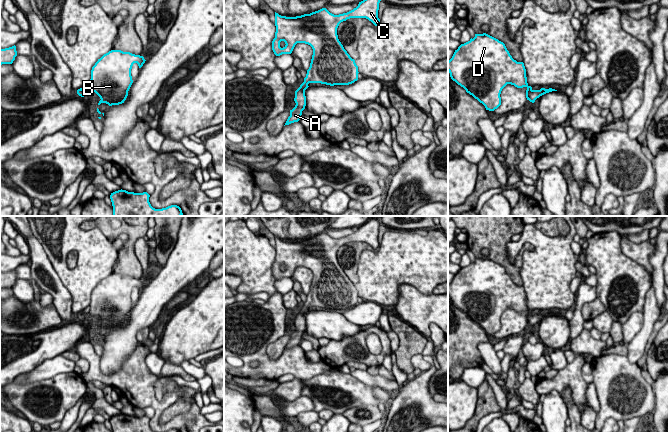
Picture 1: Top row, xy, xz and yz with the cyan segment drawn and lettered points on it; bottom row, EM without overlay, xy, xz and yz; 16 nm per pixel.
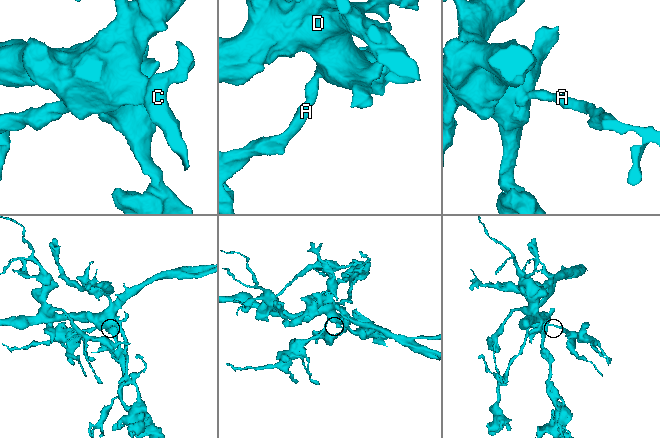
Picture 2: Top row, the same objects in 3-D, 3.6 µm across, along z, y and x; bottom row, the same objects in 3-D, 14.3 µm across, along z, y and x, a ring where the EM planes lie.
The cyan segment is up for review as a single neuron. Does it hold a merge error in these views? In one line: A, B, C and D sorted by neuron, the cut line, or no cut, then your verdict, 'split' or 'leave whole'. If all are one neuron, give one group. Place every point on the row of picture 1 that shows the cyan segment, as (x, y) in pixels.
groups A B C D; cut none; leave whole

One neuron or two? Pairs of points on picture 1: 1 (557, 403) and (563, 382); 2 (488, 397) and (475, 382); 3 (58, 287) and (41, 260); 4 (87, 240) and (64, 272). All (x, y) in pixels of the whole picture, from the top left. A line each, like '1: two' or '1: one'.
1: two
2: two
3: one
4: one

